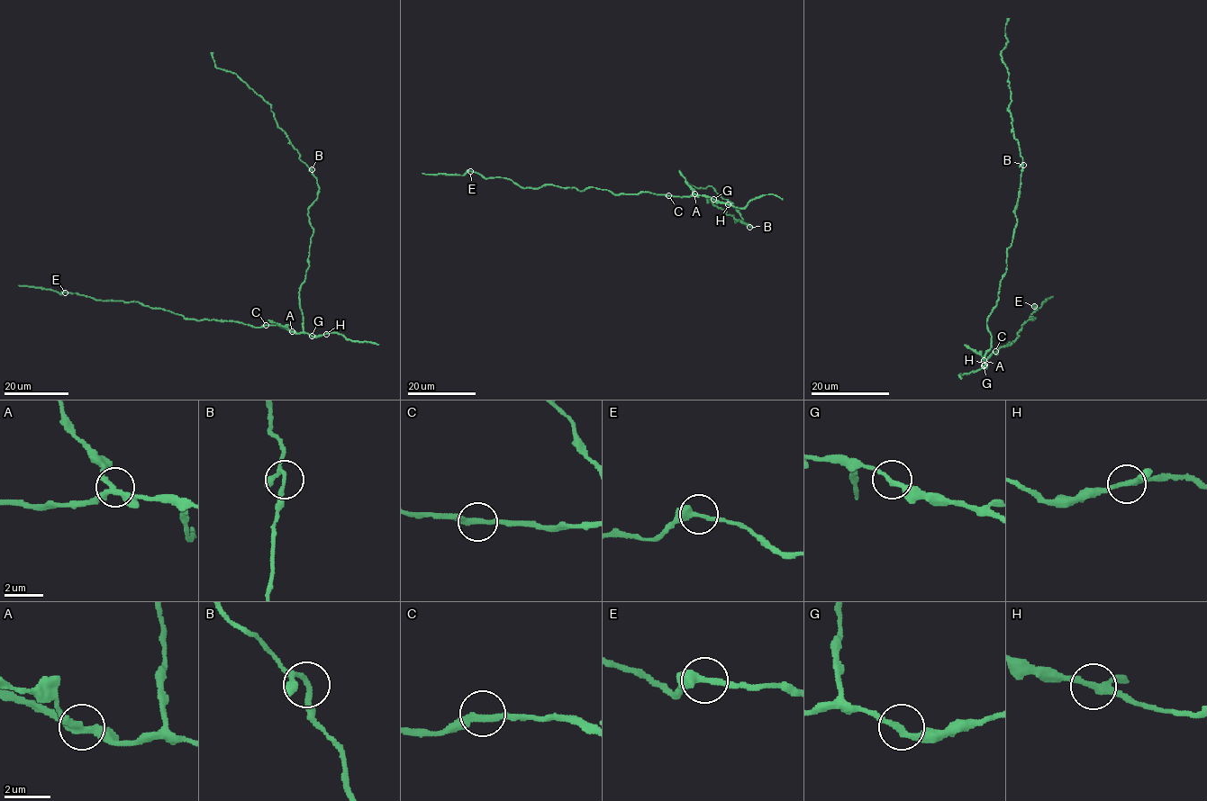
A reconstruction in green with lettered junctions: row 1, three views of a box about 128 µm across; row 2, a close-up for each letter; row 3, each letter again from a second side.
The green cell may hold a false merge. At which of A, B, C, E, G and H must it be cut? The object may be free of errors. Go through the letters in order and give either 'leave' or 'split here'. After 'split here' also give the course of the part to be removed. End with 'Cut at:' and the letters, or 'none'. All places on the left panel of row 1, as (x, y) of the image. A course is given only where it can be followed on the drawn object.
A: split here; course (292, 331), (268, 319)
B: leave
C: leave
E: leave
G: leave
H: leave
Cut at: A

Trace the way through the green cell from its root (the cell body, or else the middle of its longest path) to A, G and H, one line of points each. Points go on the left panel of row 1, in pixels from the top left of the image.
A: (303, 312), (304, 330), (292, 331)
G: (303, 312), (304, 331), (312, 336)
H: (303, 312), (305, 333), (313, 336), (326, 334)

